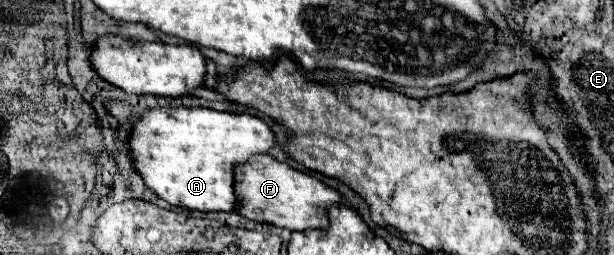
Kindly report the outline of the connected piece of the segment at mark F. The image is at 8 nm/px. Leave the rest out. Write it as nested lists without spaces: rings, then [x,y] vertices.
[[[253,156],[247,164],[239,164],[235,168],[235,188],[237,196],[241,196],[241,204],[237,206],[239,214],[255,222],[269,222],[287,228],[291,232],[329,228],[329,208],[347,202],[335,188],[271,156]]]

